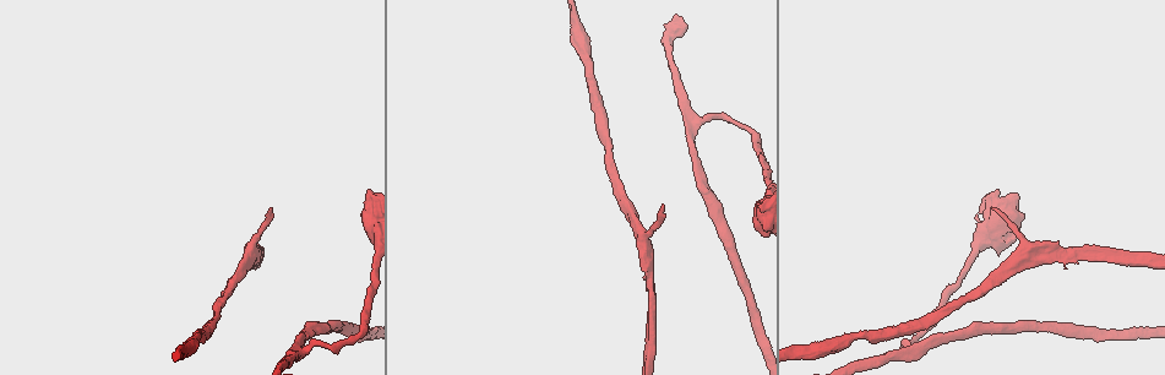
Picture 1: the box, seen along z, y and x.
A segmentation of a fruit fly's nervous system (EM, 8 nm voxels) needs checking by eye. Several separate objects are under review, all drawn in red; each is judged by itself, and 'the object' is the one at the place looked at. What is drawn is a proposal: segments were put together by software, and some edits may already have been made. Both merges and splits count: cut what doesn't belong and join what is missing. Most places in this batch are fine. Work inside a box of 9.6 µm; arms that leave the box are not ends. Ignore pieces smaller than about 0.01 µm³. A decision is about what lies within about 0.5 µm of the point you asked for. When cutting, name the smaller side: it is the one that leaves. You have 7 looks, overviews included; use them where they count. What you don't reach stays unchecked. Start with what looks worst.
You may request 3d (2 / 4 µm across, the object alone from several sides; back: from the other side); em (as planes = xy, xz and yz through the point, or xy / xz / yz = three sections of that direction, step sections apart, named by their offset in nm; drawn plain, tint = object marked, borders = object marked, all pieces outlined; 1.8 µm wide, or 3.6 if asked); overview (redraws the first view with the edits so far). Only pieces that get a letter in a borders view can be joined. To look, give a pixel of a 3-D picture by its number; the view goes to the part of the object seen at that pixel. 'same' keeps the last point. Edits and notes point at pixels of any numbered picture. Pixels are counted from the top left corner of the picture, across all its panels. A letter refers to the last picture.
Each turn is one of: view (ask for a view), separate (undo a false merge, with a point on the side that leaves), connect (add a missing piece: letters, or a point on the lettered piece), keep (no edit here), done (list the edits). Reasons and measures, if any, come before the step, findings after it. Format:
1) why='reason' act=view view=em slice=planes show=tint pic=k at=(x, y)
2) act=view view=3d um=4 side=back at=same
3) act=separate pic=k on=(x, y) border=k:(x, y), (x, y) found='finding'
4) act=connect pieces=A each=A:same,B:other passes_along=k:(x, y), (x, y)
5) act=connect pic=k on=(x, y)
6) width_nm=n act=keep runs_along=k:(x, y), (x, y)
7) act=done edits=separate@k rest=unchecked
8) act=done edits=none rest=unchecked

why='an open end' act=view view=em slice=yz step=16 show=tint pic=1 at=(995, 208)

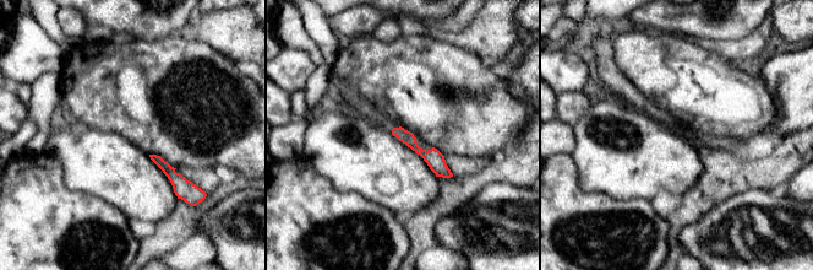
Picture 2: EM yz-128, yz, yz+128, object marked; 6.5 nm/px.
why='cut it another way' act=view view=em slice=planes show=borders at=same

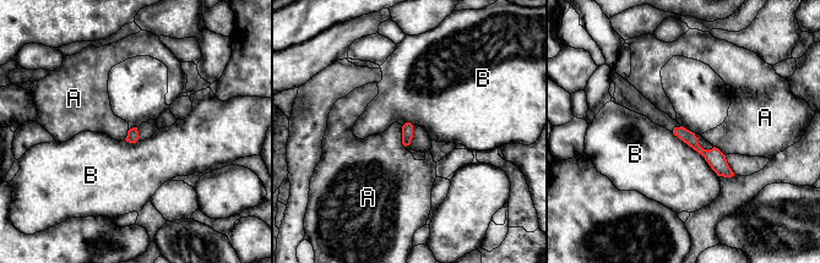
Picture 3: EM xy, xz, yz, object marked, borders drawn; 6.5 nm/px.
act=keep each=A:other,B:other runs_along=3:(675, 131), (685, 135), (728, 174) found='none of them fits'

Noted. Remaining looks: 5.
why='narrows sharply' act=view view=em slice=xy step=8 show=tint pic=1 at=(198, 336)

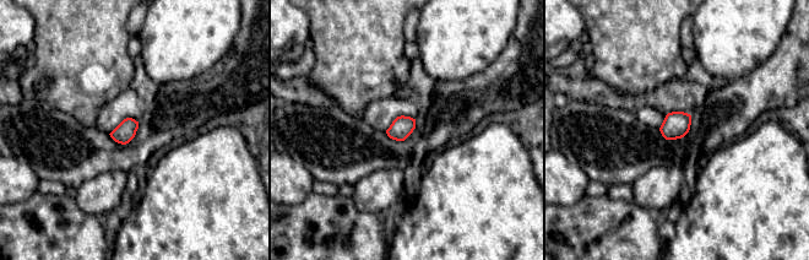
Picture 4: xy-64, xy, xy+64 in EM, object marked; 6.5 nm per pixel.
act=view view=em slice=planes show=tint at=same

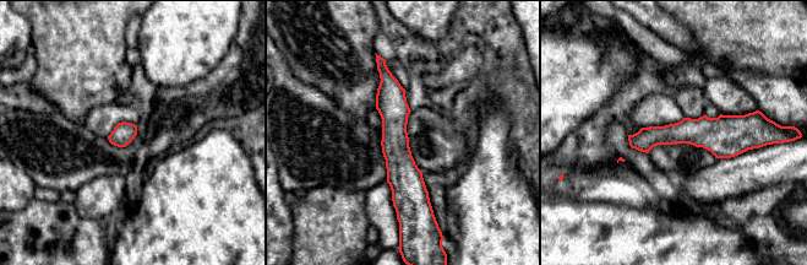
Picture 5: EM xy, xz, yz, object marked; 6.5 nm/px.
why='see the neighbours' act=view view=em slice=planes show=borders at=same

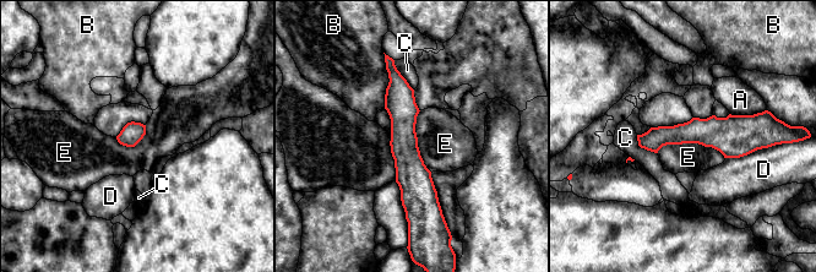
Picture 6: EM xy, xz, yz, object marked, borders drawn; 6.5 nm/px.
width_nm=150 act=keep each=A:other,B:other,C:other,D:other,E:other runs_along=6:(390, 68), (418, 211) found='one neuron here'

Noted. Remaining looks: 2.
why='three-way junction' act=view view=em slice=planes show=tint pic=1 at=(697, 122)

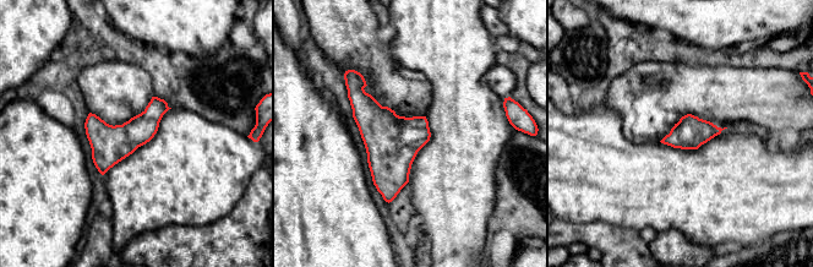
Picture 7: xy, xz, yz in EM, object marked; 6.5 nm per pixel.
act=view view=em slice=planes show=borders at=same

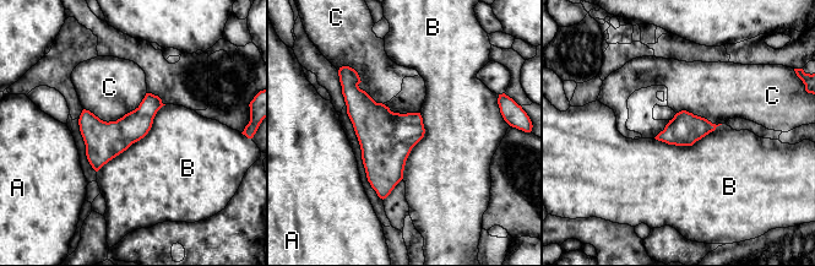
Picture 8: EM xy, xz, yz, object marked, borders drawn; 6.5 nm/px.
act=keep each=A:other,B:other,C:other border=8:(146, 92), (115, 120), (83, 109) found='all the same neuron'

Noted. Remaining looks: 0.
act=done edits=none rest=unchecked

